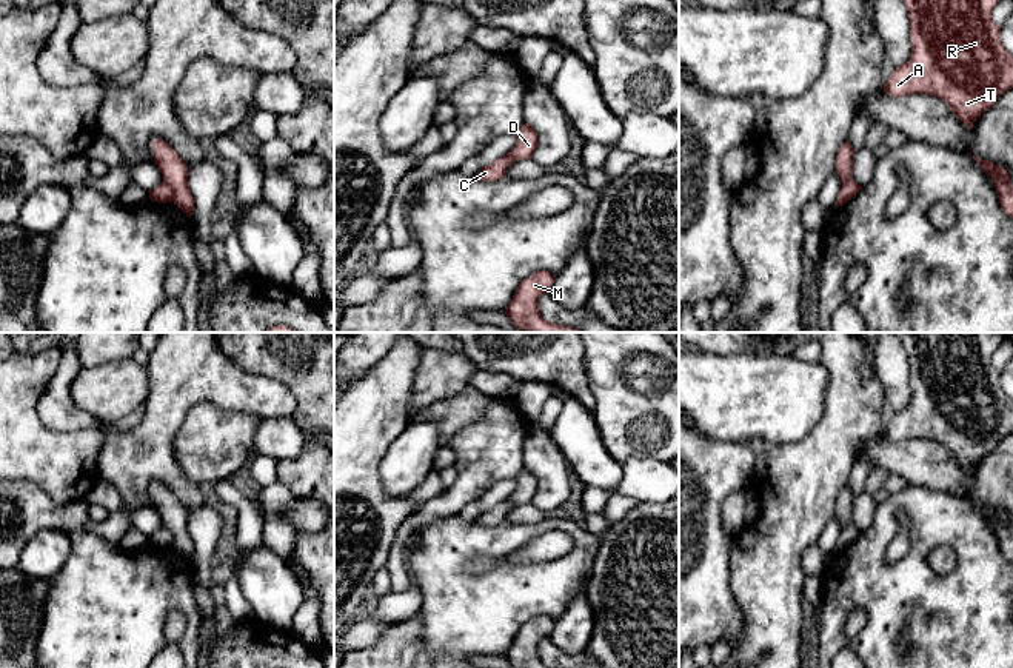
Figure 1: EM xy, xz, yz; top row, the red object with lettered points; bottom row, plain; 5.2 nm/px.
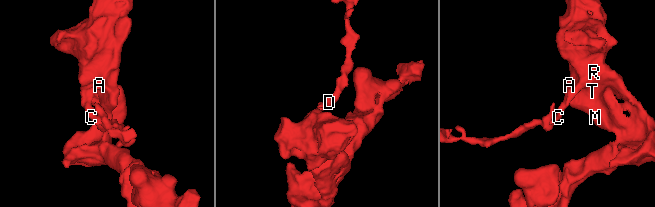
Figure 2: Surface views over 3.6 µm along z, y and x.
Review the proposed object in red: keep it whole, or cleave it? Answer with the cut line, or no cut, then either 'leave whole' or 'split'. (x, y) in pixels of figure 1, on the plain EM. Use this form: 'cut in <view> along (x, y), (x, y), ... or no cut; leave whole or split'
cut in xy along (163, 525), (173, 536), (173, 545); split

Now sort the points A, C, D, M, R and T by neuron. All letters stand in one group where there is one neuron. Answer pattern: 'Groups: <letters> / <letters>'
Groups: A C M R T / D

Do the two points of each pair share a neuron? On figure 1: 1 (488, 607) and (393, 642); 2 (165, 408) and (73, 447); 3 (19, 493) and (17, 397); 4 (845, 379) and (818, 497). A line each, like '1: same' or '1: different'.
1: different
2: different
3: different
4: same

